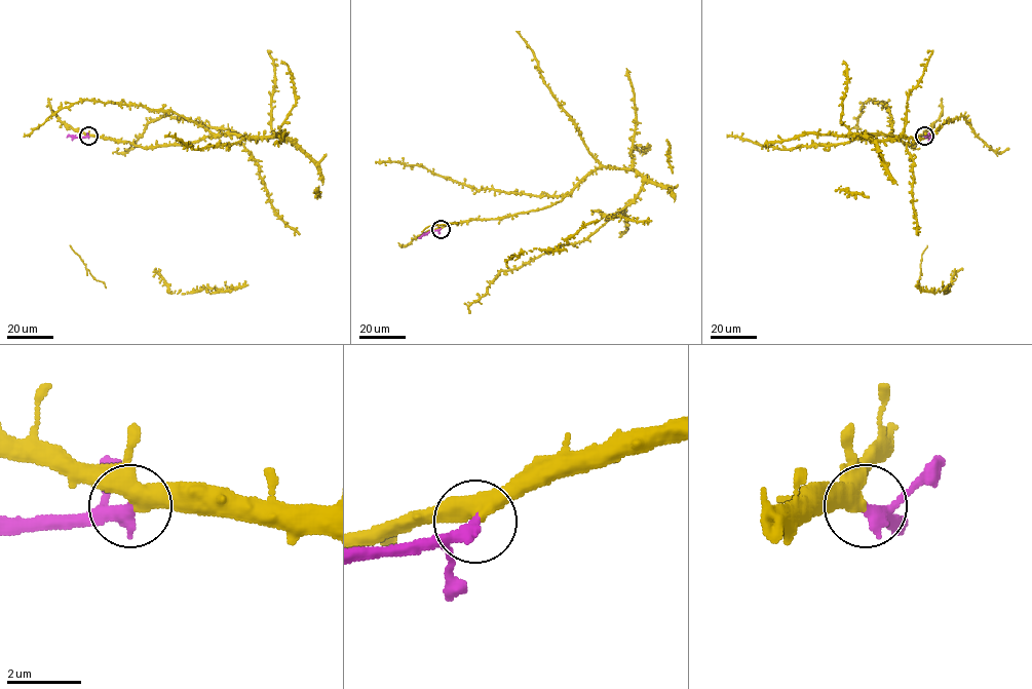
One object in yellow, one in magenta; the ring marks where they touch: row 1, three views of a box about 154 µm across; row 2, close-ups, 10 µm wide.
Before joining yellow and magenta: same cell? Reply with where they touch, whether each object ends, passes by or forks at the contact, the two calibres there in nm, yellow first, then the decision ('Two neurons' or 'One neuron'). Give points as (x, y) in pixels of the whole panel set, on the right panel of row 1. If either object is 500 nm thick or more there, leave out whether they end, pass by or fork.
Place: (924, 136). At the ring yellow passes by. At the ring magenta passes by. Thickness 420 nm (yellow) against 280 nm. Two neurons

